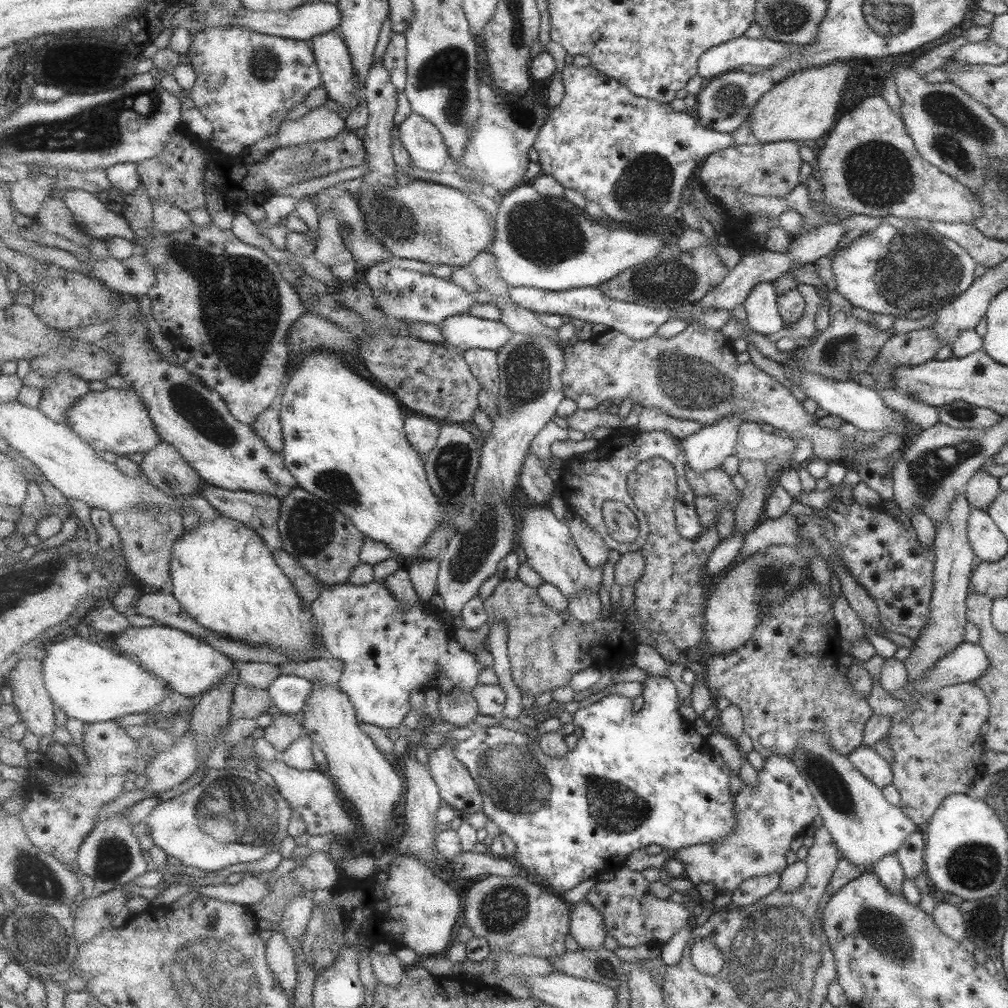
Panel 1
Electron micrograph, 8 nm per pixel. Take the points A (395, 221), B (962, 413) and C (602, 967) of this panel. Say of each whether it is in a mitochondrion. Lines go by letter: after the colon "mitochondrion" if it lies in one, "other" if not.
A: mitochondrion
B: mitochondrion
C: mitochondrion

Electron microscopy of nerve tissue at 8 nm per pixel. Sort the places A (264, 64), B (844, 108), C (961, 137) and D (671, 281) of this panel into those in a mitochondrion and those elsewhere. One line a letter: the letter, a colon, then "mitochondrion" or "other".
A: mitochondrion
B: other
C: mitochondrion
D: mitochondrion

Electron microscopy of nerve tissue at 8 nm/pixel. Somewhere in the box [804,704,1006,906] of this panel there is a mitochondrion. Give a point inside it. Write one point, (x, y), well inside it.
(974, 867)

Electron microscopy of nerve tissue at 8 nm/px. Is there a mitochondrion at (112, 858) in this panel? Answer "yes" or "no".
yes

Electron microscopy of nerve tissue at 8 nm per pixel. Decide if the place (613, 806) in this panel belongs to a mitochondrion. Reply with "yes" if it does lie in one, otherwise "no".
yes

